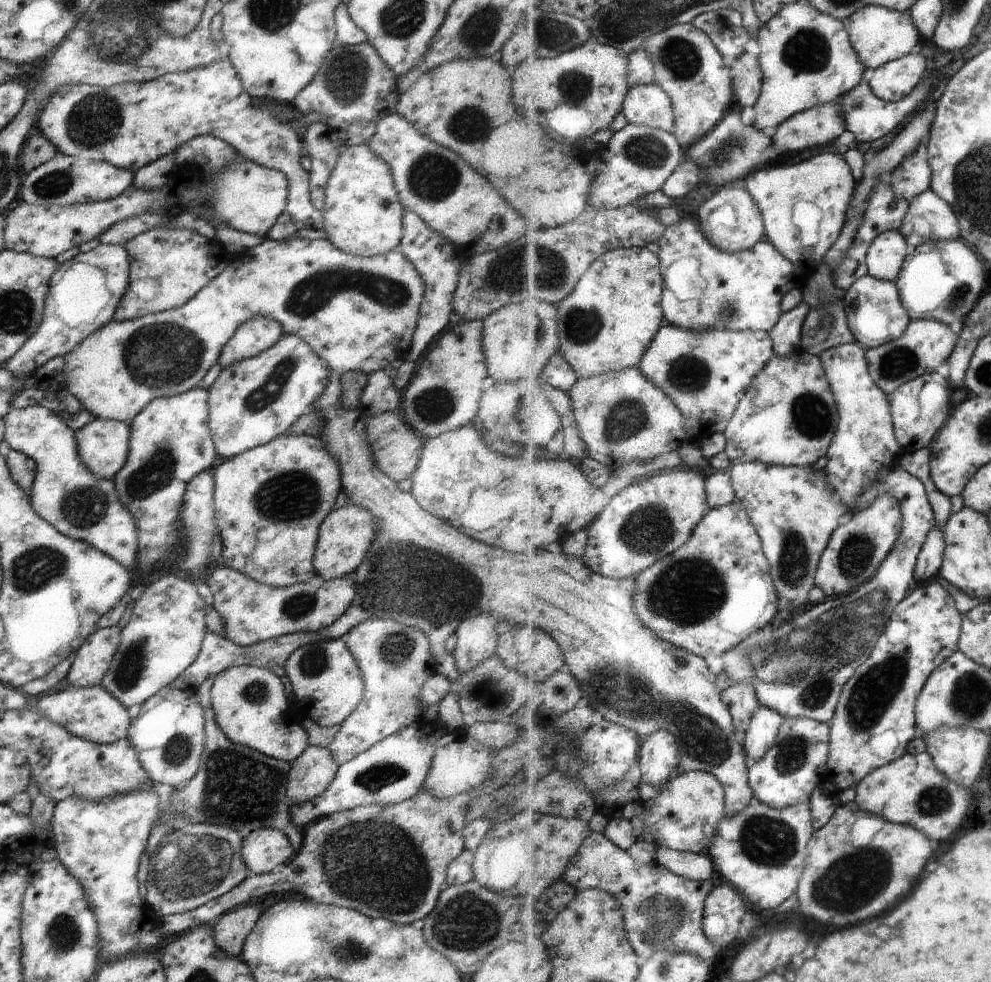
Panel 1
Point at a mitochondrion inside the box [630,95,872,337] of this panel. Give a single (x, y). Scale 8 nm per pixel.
(721, 153)

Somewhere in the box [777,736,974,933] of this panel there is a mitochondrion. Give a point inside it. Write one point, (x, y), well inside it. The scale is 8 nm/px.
(850, 887)

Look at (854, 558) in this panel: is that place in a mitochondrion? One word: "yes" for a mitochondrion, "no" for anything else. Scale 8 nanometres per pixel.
yes

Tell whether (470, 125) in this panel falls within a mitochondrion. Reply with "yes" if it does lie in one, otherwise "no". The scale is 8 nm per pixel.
yes

